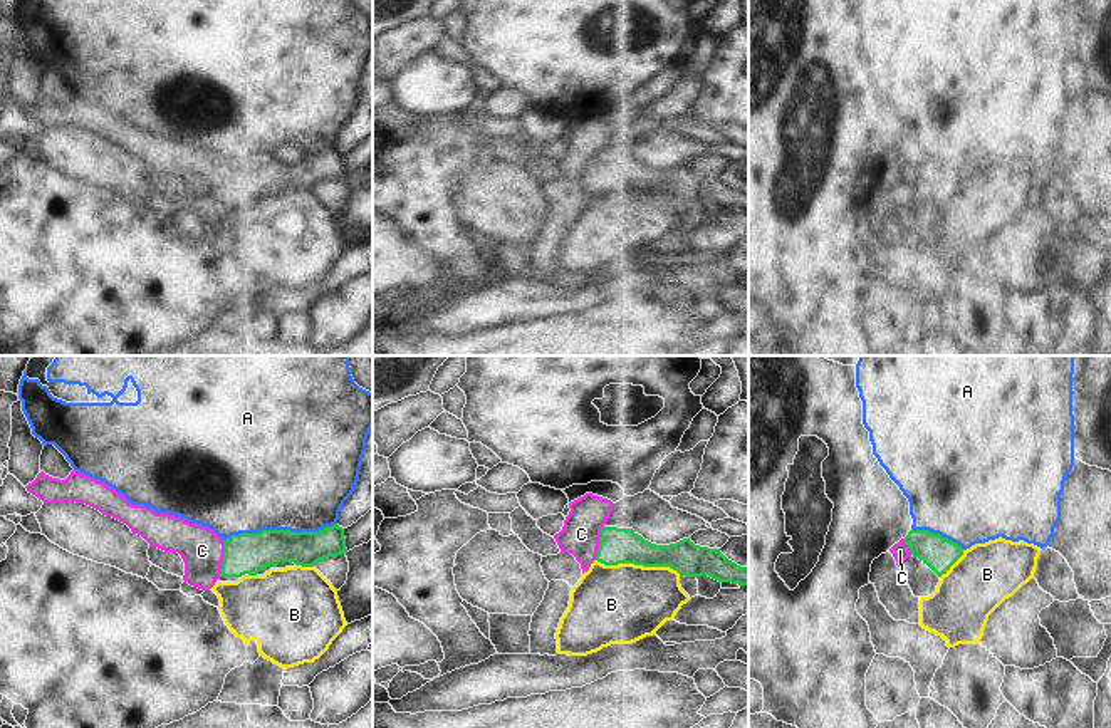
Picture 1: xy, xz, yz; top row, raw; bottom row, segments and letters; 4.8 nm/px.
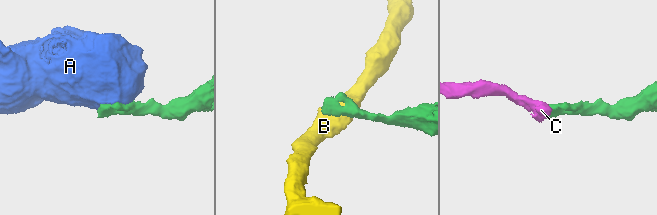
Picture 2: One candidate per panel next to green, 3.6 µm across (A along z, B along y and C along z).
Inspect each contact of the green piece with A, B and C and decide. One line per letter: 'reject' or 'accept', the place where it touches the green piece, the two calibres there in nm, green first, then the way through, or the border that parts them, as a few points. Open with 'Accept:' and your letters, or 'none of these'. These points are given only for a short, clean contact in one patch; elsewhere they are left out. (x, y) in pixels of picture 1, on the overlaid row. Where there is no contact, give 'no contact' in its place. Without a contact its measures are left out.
Accept: C
A: reject; meets green in xy at (281, 530); 190 nm thick on the green side, 500 nm on the other
B: reject; meets green in xz at (638, 564); 180 nm thick on the green side, 380 nm on the other; border along xz (596, 559), (605, 564), (668, 566), (680, 574)
C: accept; meets green in xy at (224, 559); 190 nm thick on the green side, 200 nm on the other; runs through xy (249, 554), (224, 559), (208, 557), (202, 551)

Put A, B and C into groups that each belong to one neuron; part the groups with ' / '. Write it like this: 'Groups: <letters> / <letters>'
Groups: A / B / C.

